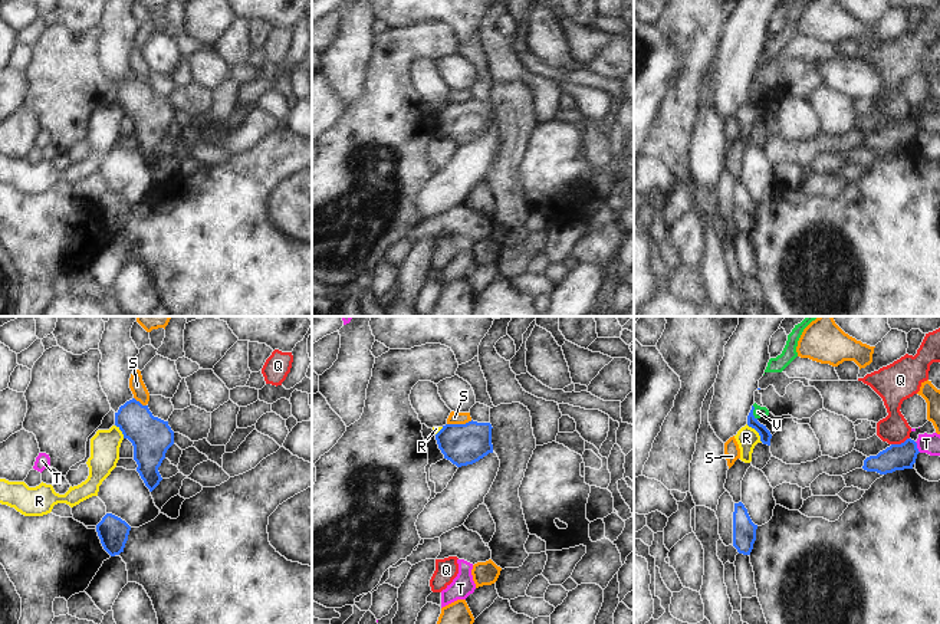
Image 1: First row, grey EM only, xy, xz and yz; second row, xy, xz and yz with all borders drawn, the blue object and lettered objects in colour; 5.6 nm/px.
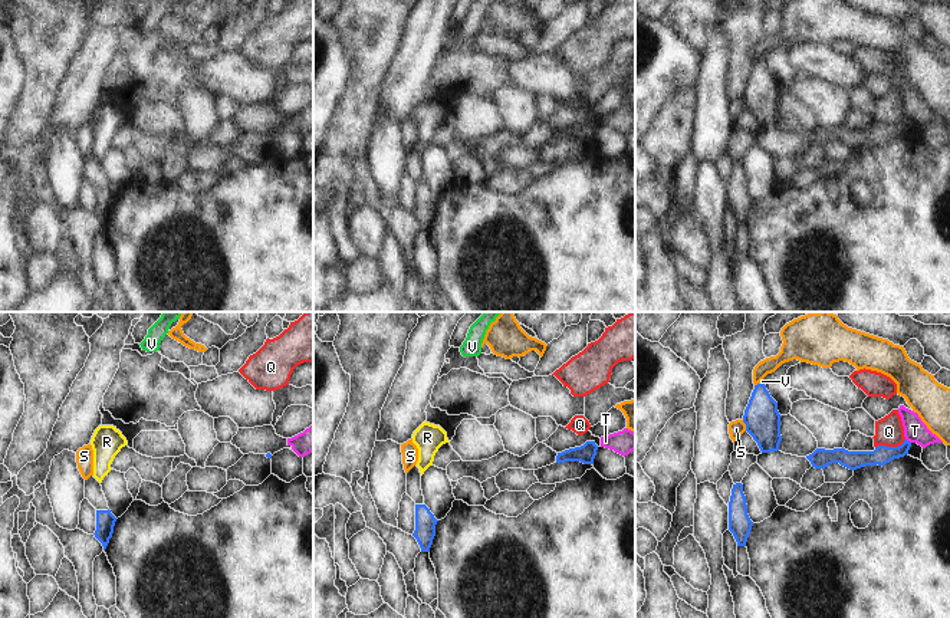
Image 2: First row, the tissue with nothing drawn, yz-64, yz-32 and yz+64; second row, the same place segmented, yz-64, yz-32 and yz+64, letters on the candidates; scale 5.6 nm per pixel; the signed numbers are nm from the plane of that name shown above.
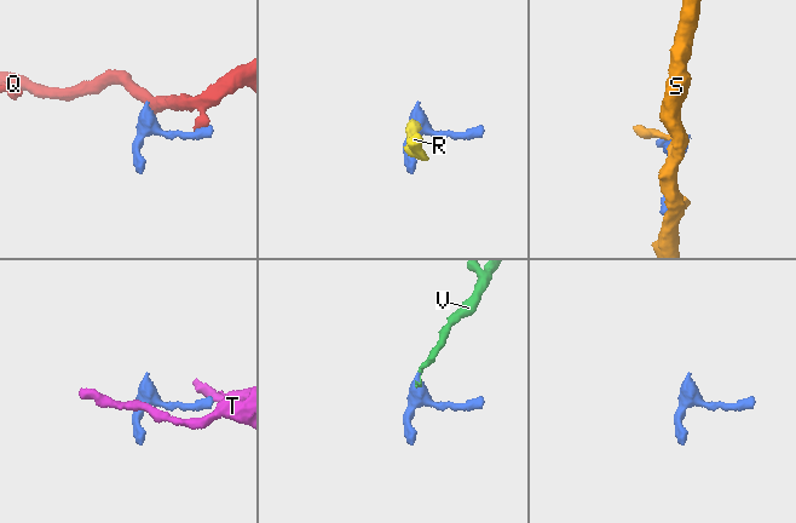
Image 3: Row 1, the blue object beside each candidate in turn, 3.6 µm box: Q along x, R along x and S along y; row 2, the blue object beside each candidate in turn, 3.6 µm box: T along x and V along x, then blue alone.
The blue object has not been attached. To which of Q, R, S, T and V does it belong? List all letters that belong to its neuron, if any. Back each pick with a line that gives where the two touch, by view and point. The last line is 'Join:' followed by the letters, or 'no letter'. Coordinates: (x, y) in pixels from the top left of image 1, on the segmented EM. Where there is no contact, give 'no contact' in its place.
V: contact yz (752, 413)
Join: V

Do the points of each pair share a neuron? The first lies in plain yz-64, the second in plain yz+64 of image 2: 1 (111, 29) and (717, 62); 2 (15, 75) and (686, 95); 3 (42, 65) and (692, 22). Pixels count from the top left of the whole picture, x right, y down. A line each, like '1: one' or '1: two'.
1: two
2: two
3: one

